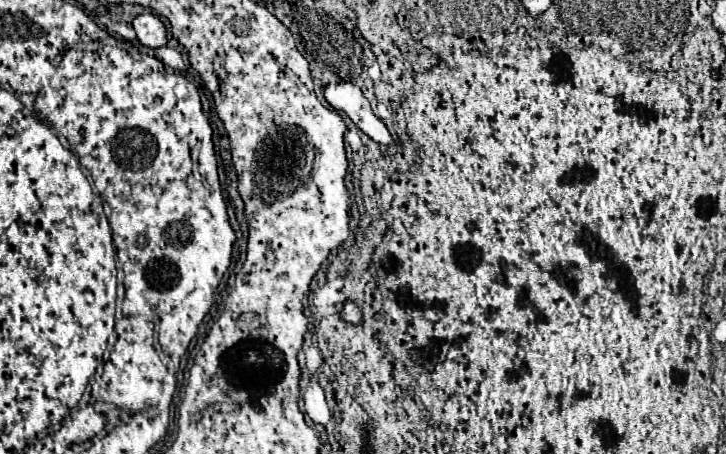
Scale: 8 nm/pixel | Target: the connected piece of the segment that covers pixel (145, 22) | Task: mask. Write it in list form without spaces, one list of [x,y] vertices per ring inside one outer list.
[[[150,12],[140,14],[132,20],[132,26],[136,30],[140,44],[144,44],[148,48],[166,46],[166,28],[158,16],[154,16]]]

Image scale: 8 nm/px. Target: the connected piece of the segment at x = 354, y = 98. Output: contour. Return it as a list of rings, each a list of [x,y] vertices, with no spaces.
[[[348,82],[330,84],[330,86],[326,86],[324,96],[332,108],[346,114],[374,142],[378,142],[380,146],[394,144],[394,138],[390,136],[388,128],[384,126],[384,122],[378,116],[374,116],[370,102],[364,98],[364,94],[358,86],[348,84]]]

